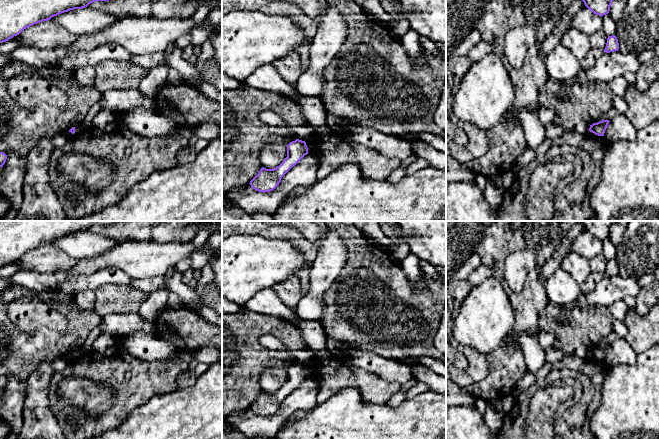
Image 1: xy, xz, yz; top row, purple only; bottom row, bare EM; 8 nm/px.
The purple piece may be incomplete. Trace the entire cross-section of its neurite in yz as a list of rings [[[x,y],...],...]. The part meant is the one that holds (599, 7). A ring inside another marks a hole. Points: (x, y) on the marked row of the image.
[[[582,0],[594,14],[603,16],[609,13],[613,0]]]

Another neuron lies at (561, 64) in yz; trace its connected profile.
[[[561,44],[546,55],[545,66],[548,77],[557,82],[574,78],[582,69],[573,52]]]

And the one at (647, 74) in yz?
[[[659,43],[654,48],[654,57],[642,63],[636,72],[636,82],[634,87],[638,91],[647,90],[656,80],[659,75]]]

